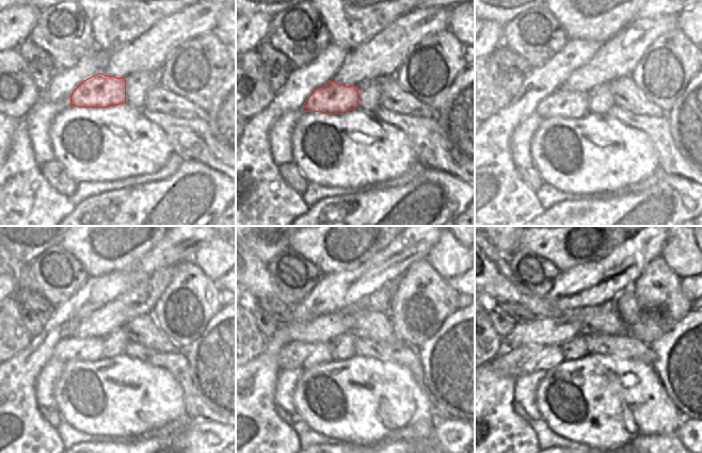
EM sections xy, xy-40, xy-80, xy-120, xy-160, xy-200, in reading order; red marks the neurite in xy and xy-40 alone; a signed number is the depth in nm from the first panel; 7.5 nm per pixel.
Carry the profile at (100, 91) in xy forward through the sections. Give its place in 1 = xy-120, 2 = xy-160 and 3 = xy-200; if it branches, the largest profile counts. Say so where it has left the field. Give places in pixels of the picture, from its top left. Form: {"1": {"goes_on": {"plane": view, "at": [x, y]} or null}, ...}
{"1": {"goes_on": {"plane": "xy-120", "at": [72, 349]}}, "2": {"goes_on": {"plane": "xy-160", "at": [303, 355]}}, "3": {"goes_on": {"plane": "xy-200", "at": [530, 358]}}}

